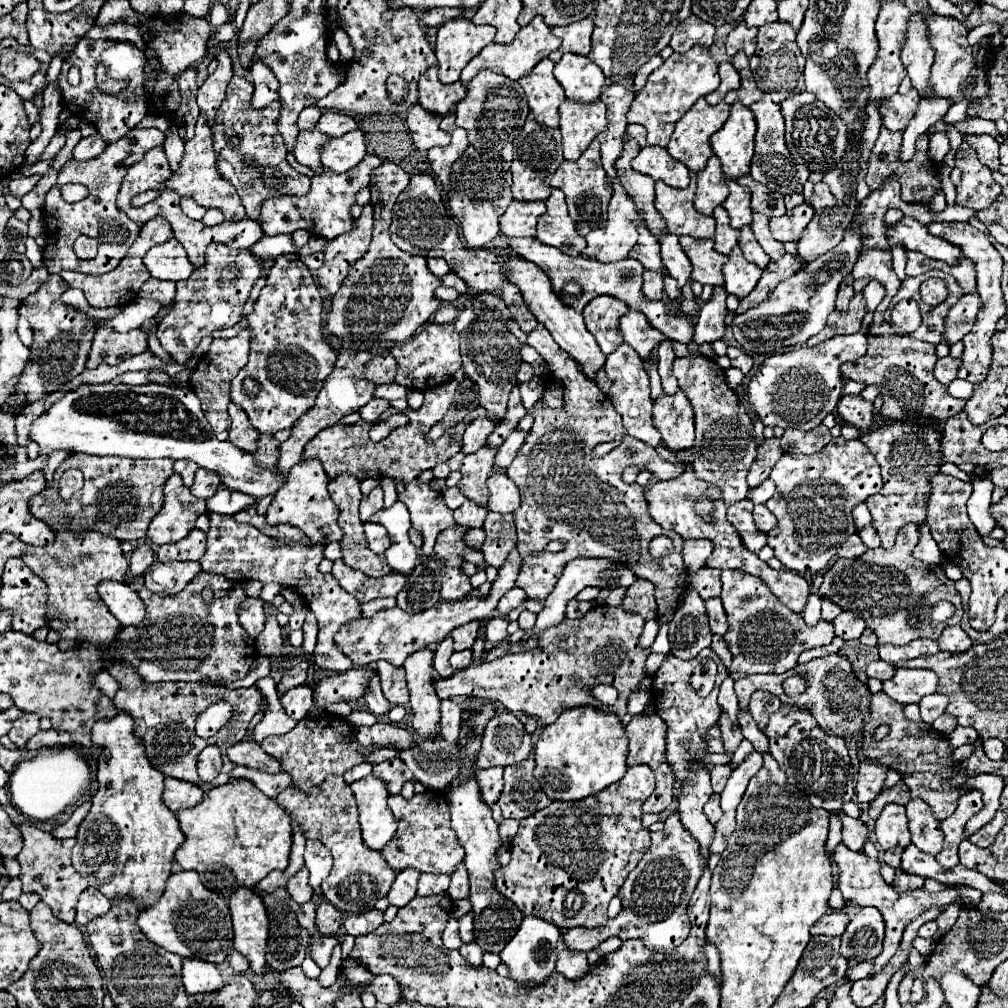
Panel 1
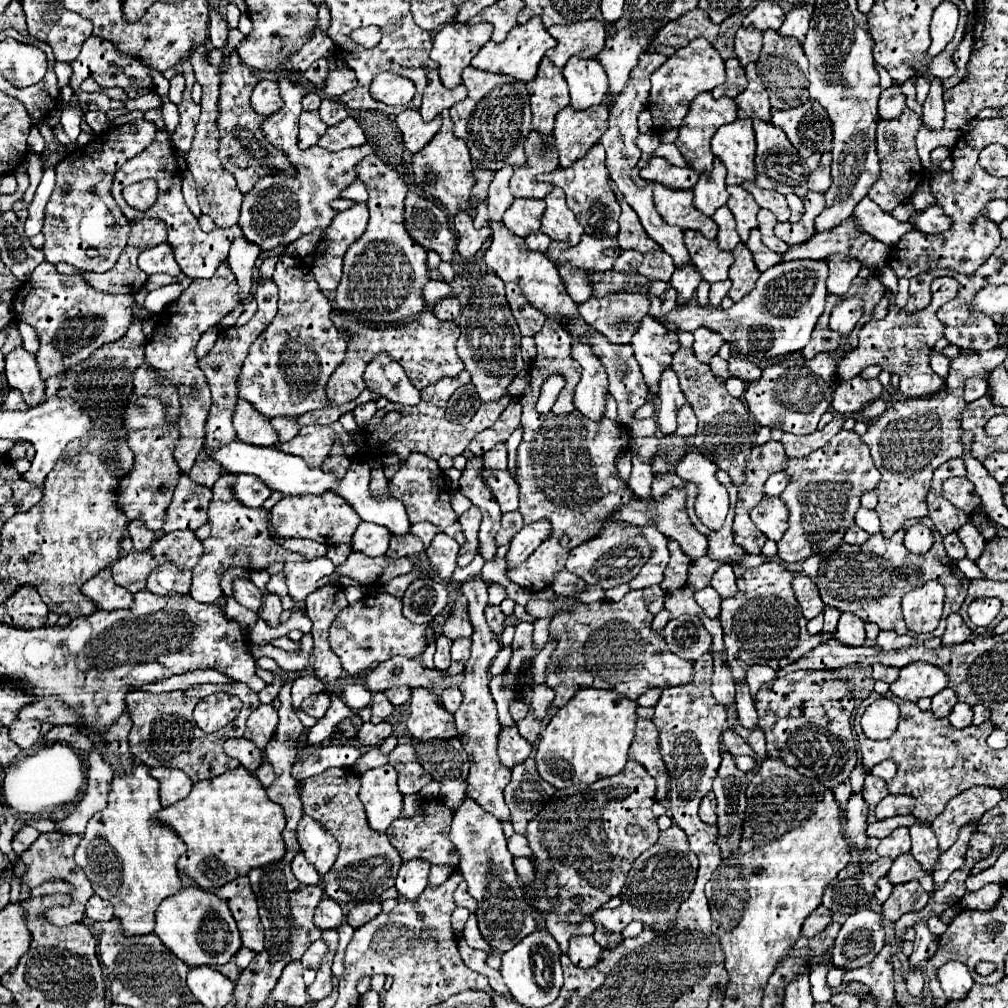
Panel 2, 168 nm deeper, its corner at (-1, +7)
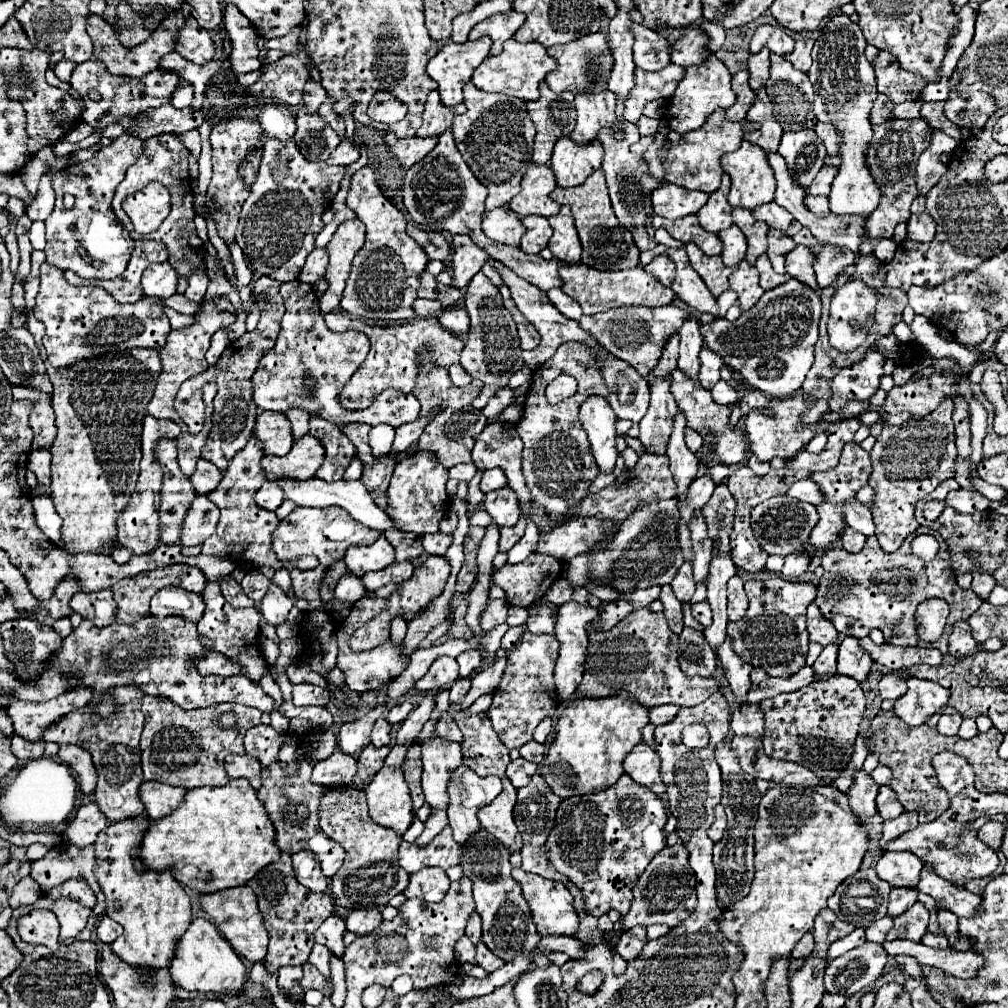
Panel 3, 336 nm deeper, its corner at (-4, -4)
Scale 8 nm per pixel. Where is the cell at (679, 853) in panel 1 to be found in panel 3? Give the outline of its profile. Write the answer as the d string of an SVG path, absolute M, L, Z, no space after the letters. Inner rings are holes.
M682 843L666 847L662 853L658 853L640 875L632 893L632 907L620 921L624 931L628 927L652 923L664 923L668 927L680 925L696 907L696 875L688 863L688 851L682 847Z

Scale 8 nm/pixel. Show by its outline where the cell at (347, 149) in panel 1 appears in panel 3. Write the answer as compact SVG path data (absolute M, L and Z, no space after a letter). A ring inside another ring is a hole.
M344 137L342 143L330 153L326 163L330 163L330 165L350 165L350 163L358 161L358 157L360 157L360 149L350 139Z

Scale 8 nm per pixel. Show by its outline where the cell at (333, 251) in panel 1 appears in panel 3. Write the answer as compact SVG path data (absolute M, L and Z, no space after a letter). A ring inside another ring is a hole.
M344 221L338 225L336 233L332 235L330 243L326 245L328 251L328 269L324 279L328 281L328 289L320 297L320 311L330 313L340 305L342 291L350 273L352 259L356 251L364 245L364 227L362 221Z

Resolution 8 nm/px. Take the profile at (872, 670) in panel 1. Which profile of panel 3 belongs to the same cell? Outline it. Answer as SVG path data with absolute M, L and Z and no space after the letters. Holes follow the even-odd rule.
M884 675L880 679L880 697L882 699L898 699L906 693L906 679L900 675Z

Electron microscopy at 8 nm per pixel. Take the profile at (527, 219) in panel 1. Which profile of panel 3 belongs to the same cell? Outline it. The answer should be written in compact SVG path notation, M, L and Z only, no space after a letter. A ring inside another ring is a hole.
M530 215L522 217L522 225L526 227L526 233L522 235L520 249L524 253L540 253L540 249L544 249L552 237L552 227L548 225L548 219L540 215Z

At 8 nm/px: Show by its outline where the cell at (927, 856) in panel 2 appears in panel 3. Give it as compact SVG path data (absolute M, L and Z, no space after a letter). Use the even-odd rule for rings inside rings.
M926 867L920 873L918 891L928 893L944 909L956 913L958 917L974 917L978 907L980 907L980 903L982 903L980 895L974 895L968 889L958 889L958 887L950 885L948 881L938 877L934 869L926 869Z

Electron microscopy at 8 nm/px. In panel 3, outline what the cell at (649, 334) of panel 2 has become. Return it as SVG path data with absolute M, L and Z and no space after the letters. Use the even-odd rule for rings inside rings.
M648 377L652 401L648 413L640 421L640 443L648 453L666 453L666 443L672 433L672 417L678 411L674 395L670 391L672 379L666 377Z

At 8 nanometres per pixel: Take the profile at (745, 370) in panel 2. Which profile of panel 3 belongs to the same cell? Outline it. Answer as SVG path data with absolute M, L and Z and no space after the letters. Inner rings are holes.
M752 387L750 389L744 389L742 391L742 399L740 399L740 409L742 409L742 415L748 415L752 409L764 409L768 405L768 399L766 395L762 395L762 391L754 391Z

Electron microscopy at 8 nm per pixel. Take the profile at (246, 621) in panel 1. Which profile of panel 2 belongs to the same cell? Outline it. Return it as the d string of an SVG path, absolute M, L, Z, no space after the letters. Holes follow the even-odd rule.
M235 578L233 580L233 596L239 604L243 604L245 608L253 608L255 612L259 612L261 604L263 604L261 590L247 578Z

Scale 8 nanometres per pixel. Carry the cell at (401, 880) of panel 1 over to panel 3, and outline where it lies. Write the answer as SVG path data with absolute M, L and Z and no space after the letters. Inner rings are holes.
M428 867L410 875L410 883L404 891L406 897L418 897L422 901L438 903L450 887L450 879L440 867Z

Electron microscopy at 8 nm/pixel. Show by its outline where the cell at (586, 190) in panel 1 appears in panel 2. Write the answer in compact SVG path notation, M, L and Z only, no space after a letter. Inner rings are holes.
M595 144L587 152L585 158L577 160L571 168L557 168L555 172L543 176L545 182L551 182L553 186L559 186L567 194L567 206L577 216L579 224L585 228L585 234L603 234L603 236L617 236L619 234L619 202L611 190L609 172L605 168L605 148L601 144Z

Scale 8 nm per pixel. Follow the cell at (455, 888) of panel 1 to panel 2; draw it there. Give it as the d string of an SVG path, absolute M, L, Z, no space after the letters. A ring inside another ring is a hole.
M461 882L455 890L455 904L461 908L467 908L471 914L477 910L477 900L467 892L467 882Z

